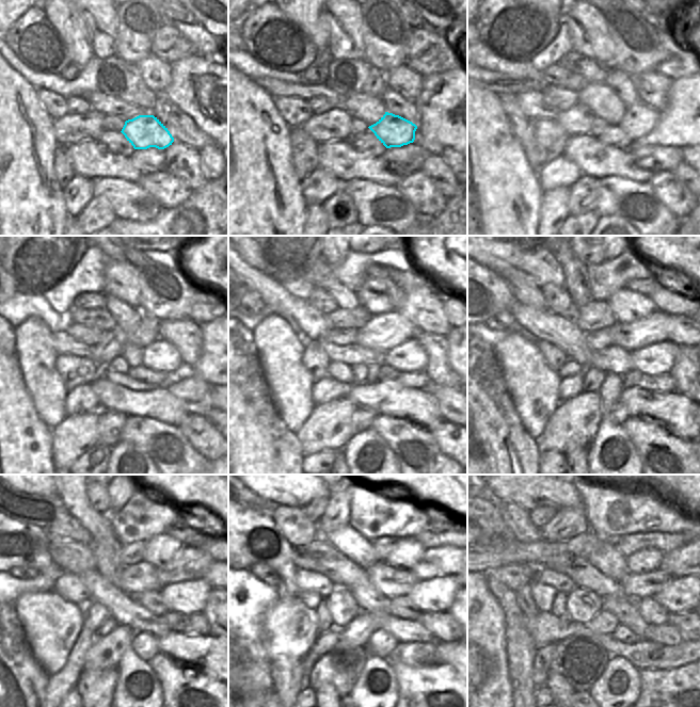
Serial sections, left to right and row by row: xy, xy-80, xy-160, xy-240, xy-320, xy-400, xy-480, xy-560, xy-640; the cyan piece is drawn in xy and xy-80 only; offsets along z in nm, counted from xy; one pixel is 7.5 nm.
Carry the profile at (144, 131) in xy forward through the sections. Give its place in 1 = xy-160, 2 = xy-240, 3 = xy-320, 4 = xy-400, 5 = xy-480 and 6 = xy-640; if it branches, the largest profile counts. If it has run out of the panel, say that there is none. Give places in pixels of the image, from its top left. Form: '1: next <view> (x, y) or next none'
1: next xy-160 (638, 121)
2: next xy-240 (160, 355)
3: next xy-320 (409, 356)
4: next xy-400 (655, 359)
5: next xy-480 (189, 597)
6: next xy-640 (683, 594)

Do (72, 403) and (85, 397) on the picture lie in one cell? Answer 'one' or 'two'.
one

